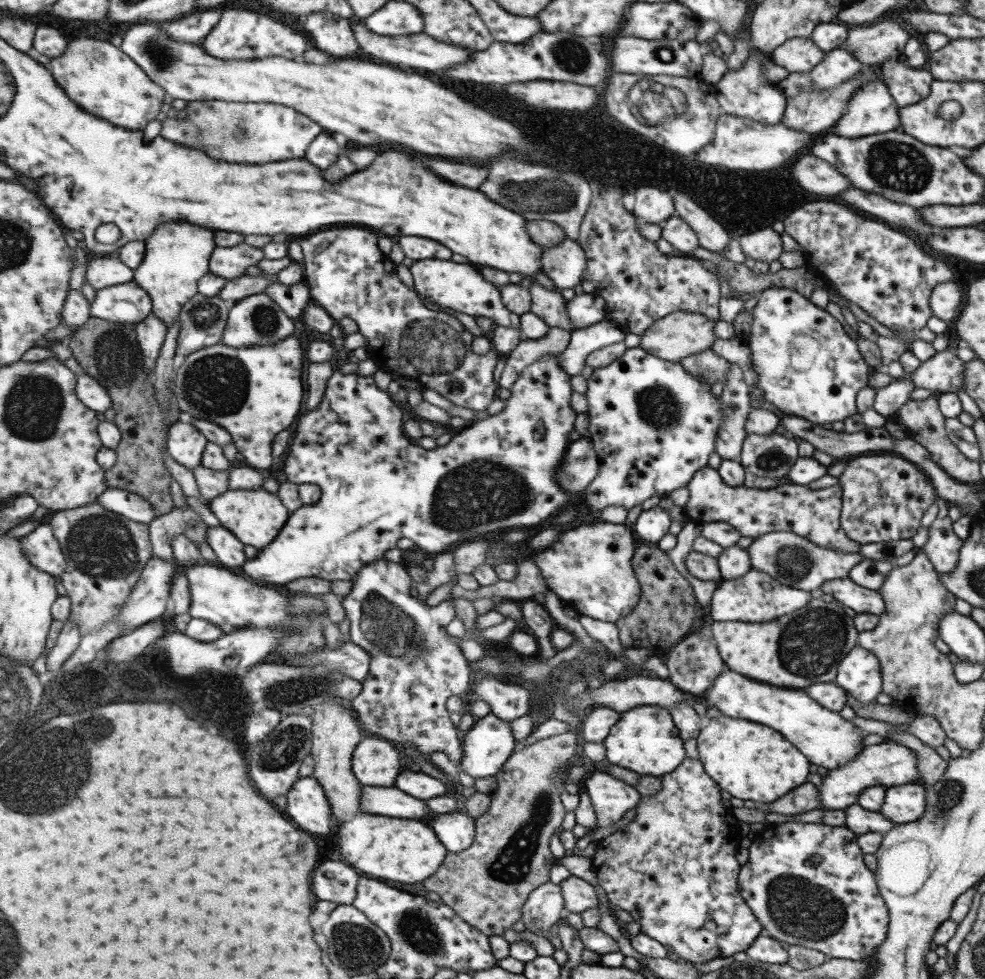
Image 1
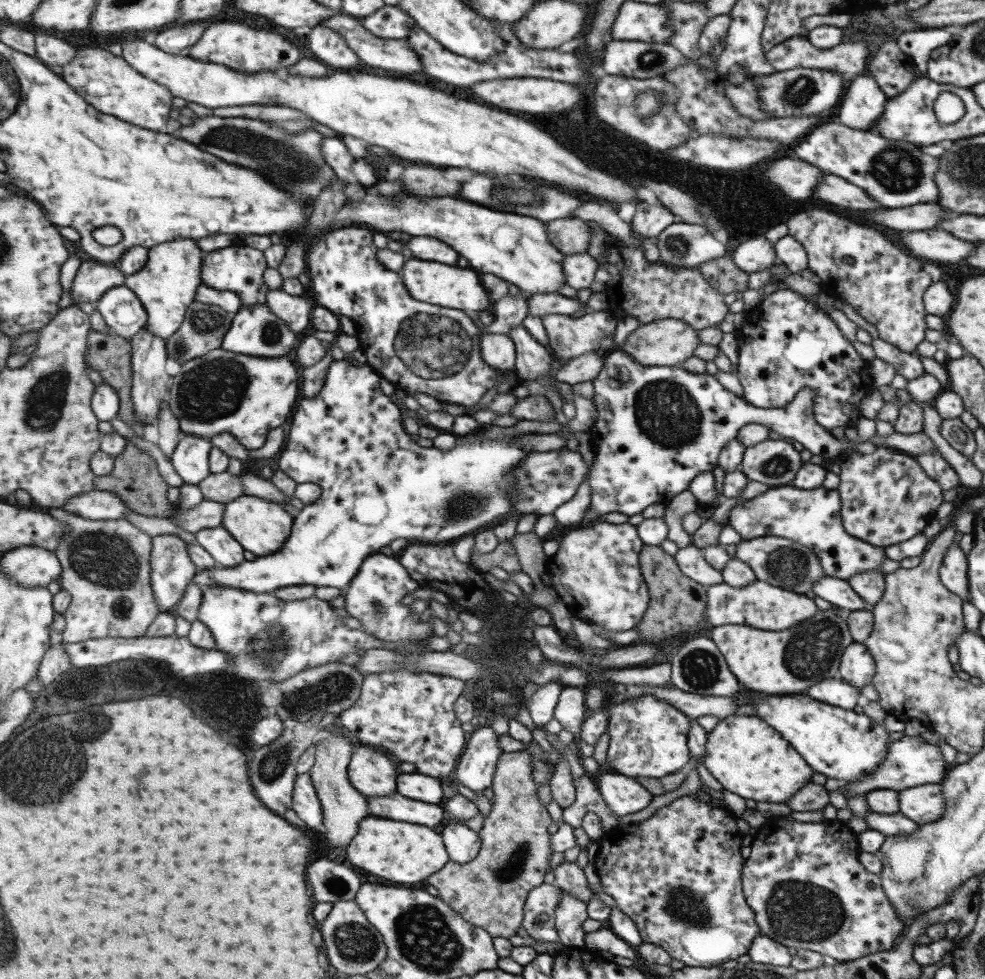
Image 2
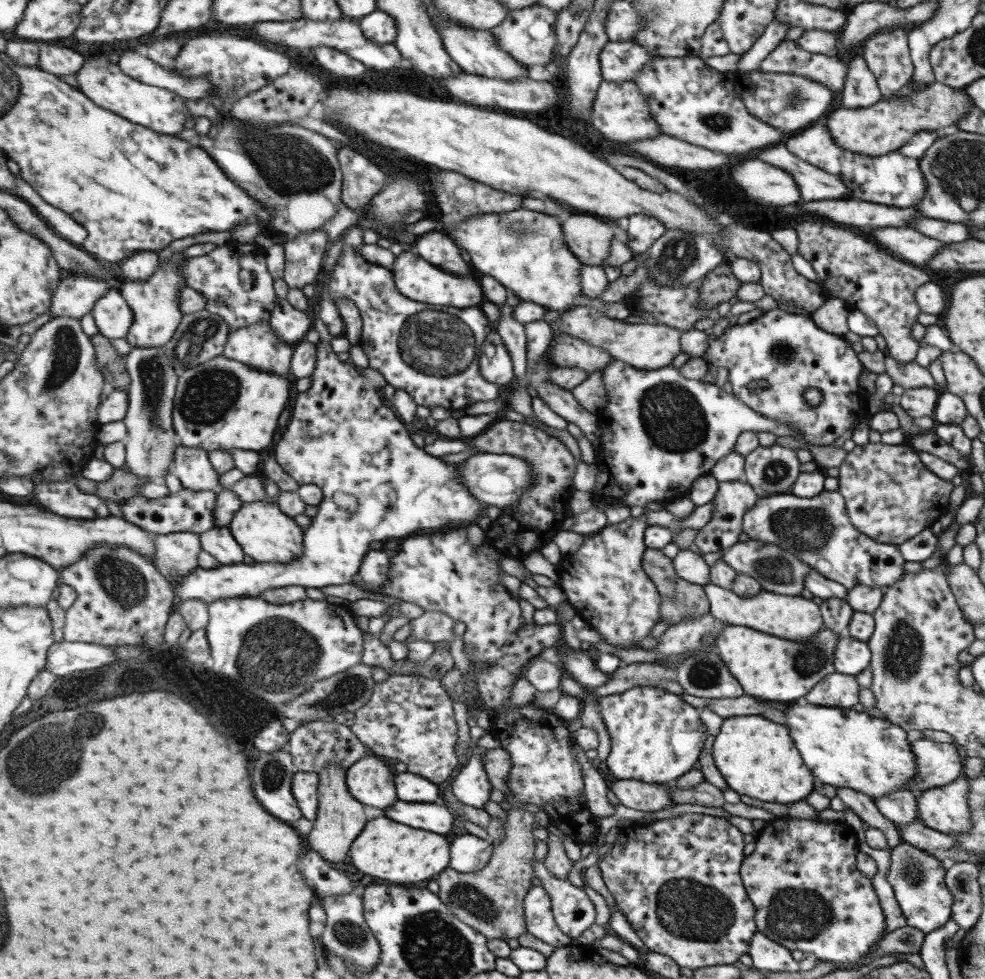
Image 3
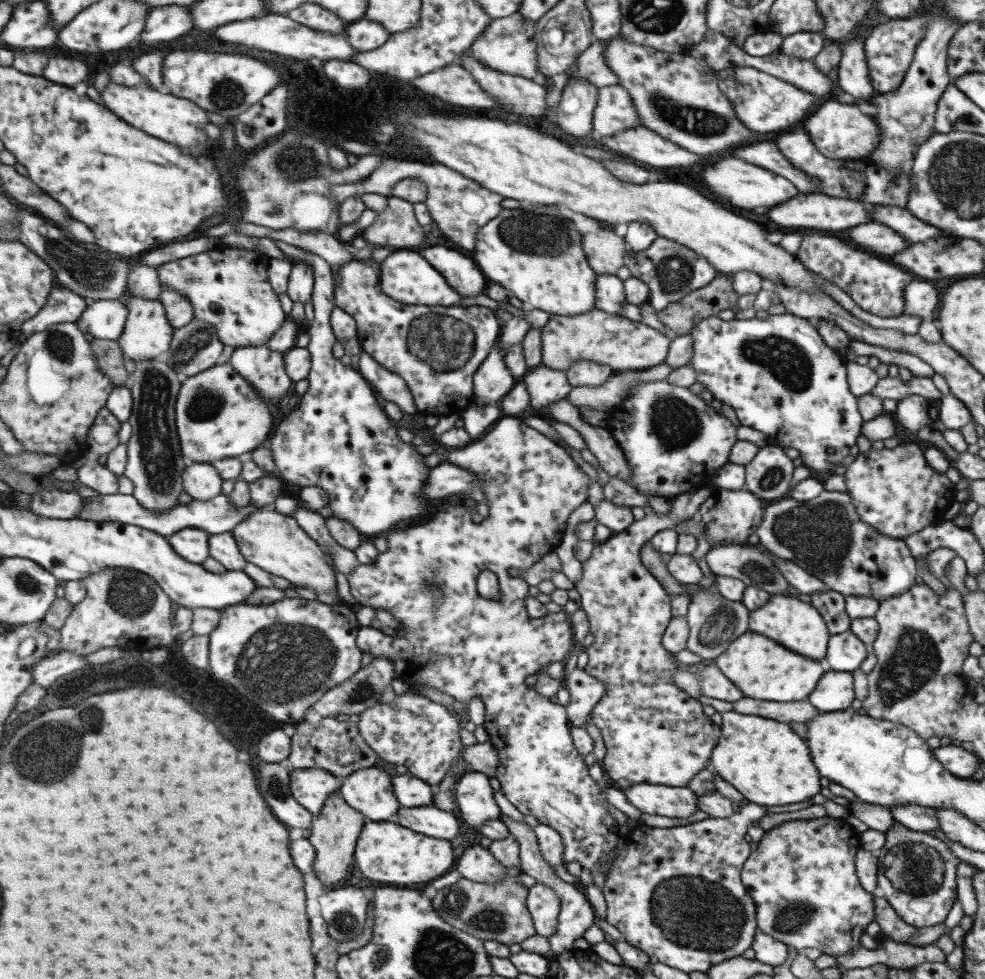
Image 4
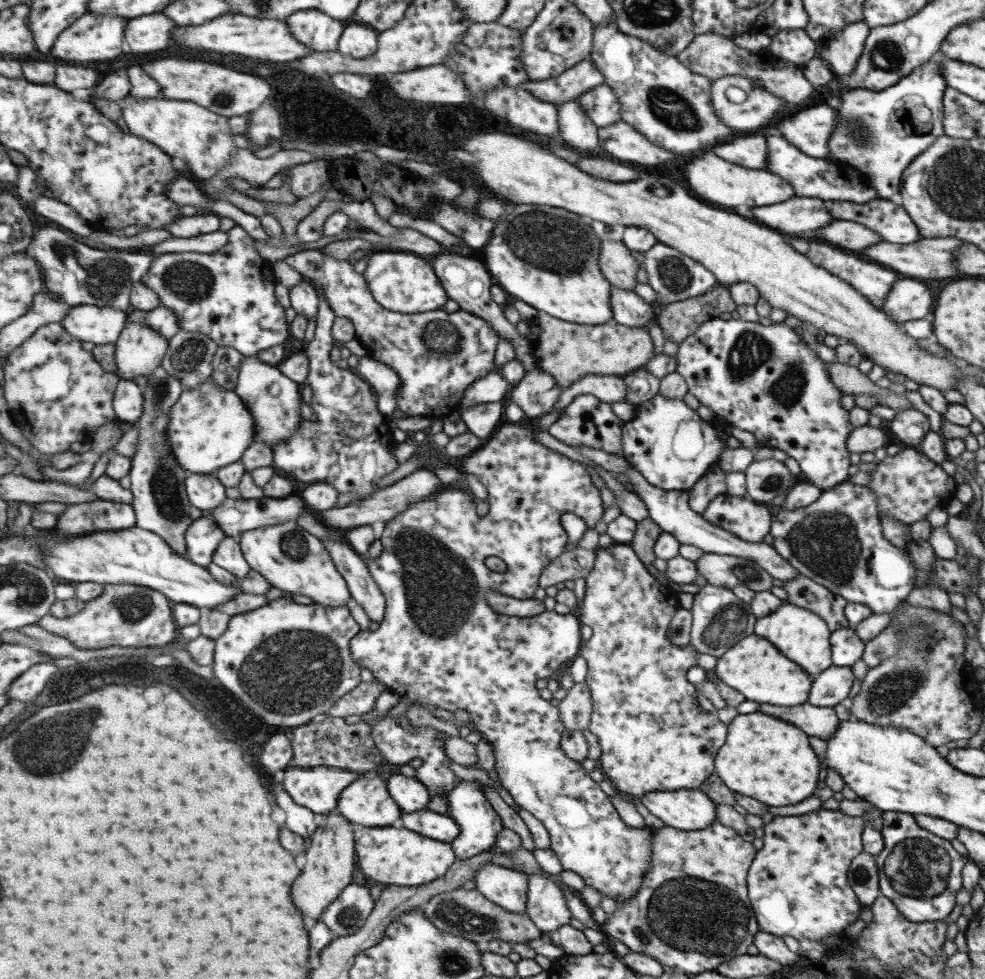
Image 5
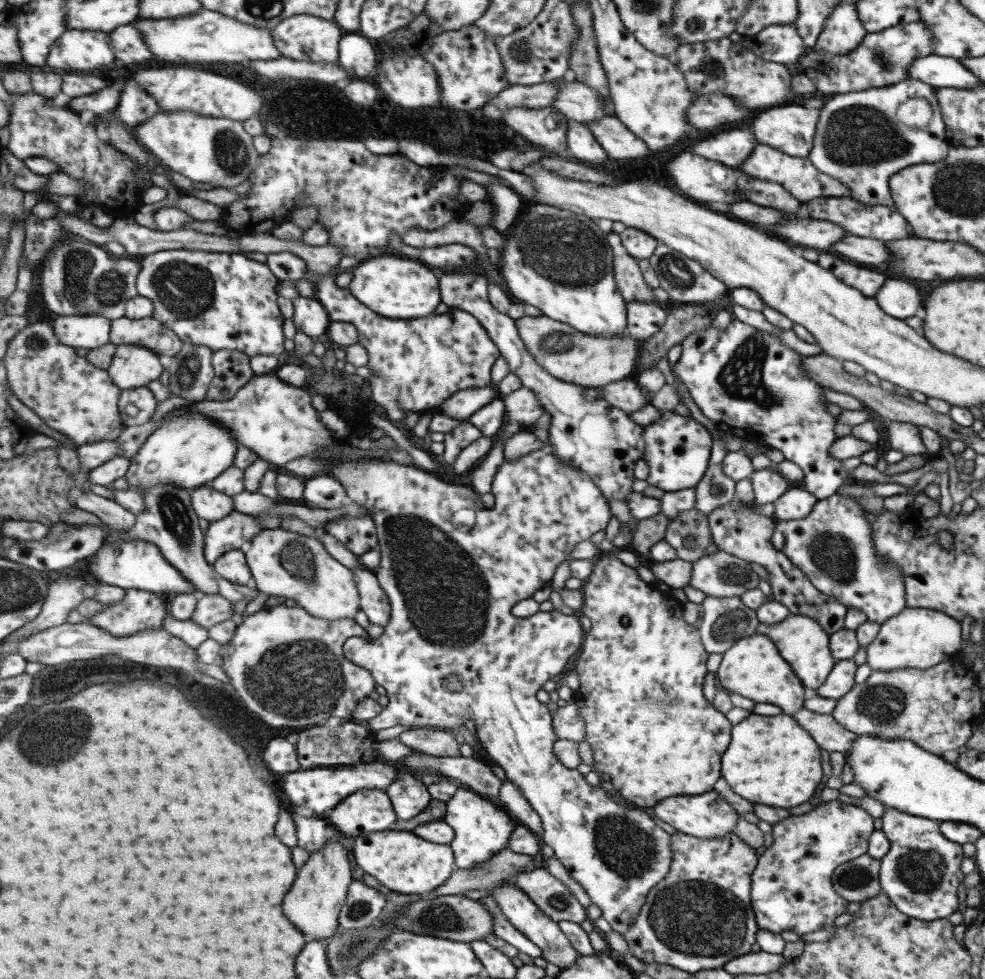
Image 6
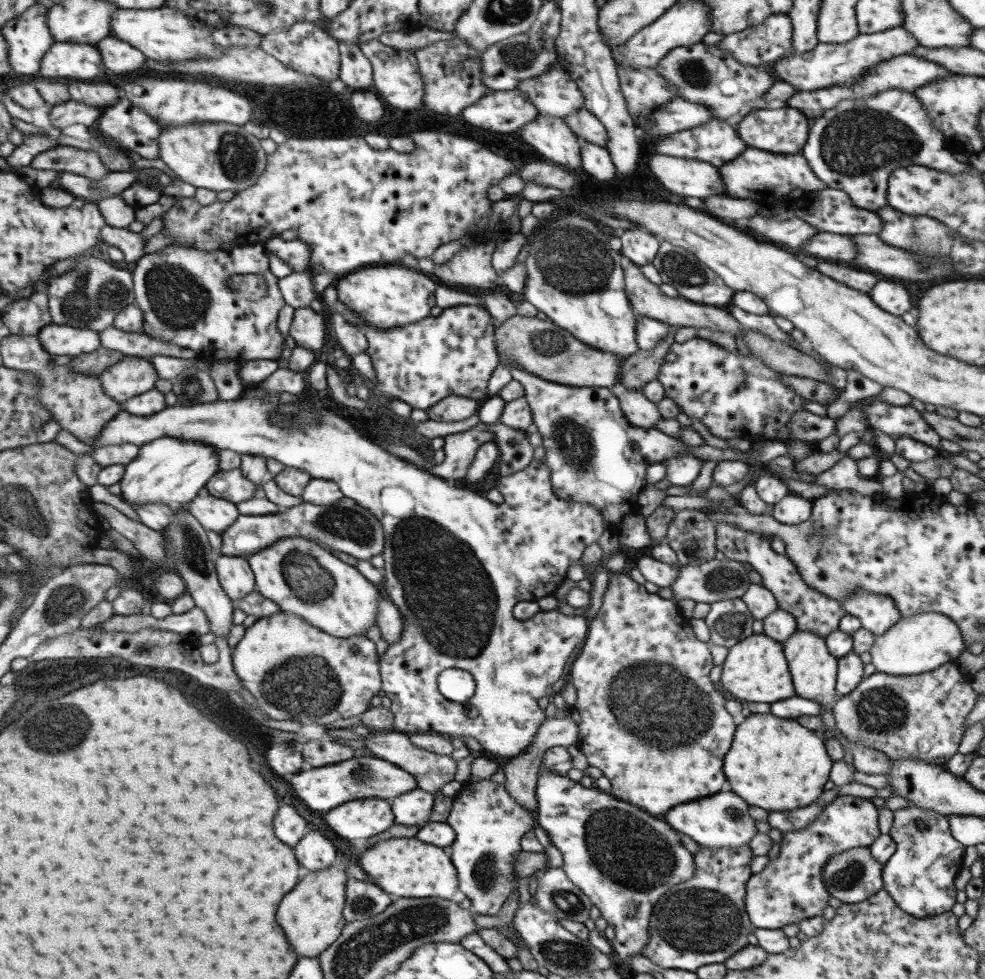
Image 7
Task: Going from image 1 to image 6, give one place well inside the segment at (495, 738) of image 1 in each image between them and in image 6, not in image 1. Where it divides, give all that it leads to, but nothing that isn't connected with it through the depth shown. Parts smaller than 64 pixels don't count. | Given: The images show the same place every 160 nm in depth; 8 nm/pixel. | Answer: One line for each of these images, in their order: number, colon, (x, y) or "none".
2: (475, 768)
3: (470, 786)
4: (473, 796)
5: (478, 825)
6: (481, 828)

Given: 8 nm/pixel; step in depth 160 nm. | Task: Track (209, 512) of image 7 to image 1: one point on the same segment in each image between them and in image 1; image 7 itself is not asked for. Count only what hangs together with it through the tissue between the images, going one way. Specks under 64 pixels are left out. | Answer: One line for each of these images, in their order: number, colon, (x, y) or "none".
1: (186, 443)
2: (191, 460)
3: (192, 466)
4: (202, 480)
5: (206, 492)
6: (212, 505)

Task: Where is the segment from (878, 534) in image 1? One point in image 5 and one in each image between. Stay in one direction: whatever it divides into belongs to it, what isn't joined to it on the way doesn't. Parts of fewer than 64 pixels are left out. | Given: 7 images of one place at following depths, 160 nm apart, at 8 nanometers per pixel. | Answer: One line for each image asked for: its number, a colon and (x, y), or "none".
2: (885, 498)
3: (889, 495)
4: (895, 491)
5: (908, 485)

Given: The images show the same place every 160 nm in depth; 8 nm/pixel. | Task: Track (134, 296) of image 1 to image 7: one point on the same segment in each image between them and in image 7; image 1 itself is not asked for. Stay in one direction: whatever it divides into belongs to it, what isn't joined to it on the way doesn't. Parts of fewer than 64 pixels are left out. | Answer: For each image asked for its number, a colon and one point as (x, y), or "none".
2: (122, 311)
3: (114, 317)
4: (105, 319)
5: (100, 325)
6: (90, 332)
7: (60, 339)

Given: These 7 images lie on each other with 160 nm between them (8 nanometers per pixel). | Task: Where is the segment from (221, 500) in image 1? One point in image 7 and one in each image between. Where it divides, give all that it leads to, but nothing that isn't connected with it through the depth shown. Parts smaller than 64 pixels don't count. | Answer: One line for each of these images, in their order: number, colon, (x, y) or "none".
2: (263, 527)
3: (267, 534)
4: (275, 542)
5: (291, 559)
6: (284, 563)
7: (303, 578)

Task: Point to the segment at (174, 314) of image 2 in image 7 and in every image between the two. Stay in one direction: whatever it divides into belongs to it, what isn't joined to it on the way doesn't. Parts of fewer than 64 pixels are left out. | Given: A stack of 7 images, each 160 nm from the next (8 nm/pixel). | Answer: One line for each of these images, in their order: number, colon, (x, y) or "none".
3: (157, 307)
4: (149, 333)
5: (140, 350)
6: (134, 366)
7: (134, 375)

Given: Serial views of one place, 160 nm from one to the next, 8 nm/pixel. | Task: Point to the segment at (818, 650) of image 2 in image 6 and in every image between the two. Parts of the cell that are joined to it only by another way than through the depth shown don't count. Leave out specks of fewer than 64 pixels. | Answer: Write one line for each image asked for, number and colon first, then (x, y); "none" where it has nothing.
3: (758, 662)
4: (758, 666)
5: (753, 666)
6: (752, 667)

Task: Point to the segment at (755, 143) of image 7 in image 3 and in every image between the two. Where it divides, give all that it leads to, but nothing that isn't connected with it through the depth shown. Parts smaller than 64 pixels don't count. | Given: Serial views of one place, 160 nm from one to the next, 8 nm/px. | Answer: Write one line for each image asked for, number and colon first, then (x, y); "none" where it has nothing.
3: (885, 126)
4: (839, 130)
5: (808, 131)
6: (790, 129)

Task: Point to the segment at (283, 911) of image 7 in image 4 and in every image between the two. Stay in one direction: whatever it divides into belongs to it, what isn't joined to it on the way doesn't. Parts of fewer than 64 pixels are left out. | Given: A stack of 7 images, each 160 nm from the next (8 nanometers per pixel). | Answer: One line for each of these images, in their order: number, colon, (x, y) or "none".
4: (335, 832)
5: (332, 856)
6: (316, 902)

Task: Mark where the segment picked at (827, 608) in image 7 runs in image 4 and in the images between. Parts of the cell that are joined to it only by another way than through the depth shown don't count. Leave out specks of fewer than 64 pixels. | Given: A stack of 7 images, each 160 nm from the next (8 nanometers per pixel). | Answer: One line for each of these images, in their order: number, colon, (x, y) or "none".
4: (730, 516)
5: (749, 521)
6: (737, 530)

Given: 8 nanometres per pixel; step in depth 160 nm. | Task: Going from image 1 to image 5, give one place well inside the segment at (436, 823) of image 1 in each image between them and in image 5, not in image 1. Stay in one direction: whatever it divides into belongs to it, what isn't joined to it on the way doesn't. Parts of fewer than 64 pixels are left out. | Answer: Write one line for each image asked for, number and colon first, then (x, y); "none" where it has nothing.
2: (462, 843)
3: (468, 853)
4: (476, 864)
5: (506, 888)

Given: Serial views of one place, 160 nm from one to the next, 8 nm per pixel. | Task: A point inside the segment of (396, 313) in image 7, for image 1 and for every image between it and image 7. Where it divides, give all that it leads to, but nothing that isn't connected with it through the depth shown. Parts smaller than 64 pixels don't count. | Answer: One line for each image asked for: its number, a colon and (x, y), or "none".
1: (456, 287)
2: (444, 286)
3: (416, 278)
4: (406, 276)
5: (403, 282)
6: (398, 287)

